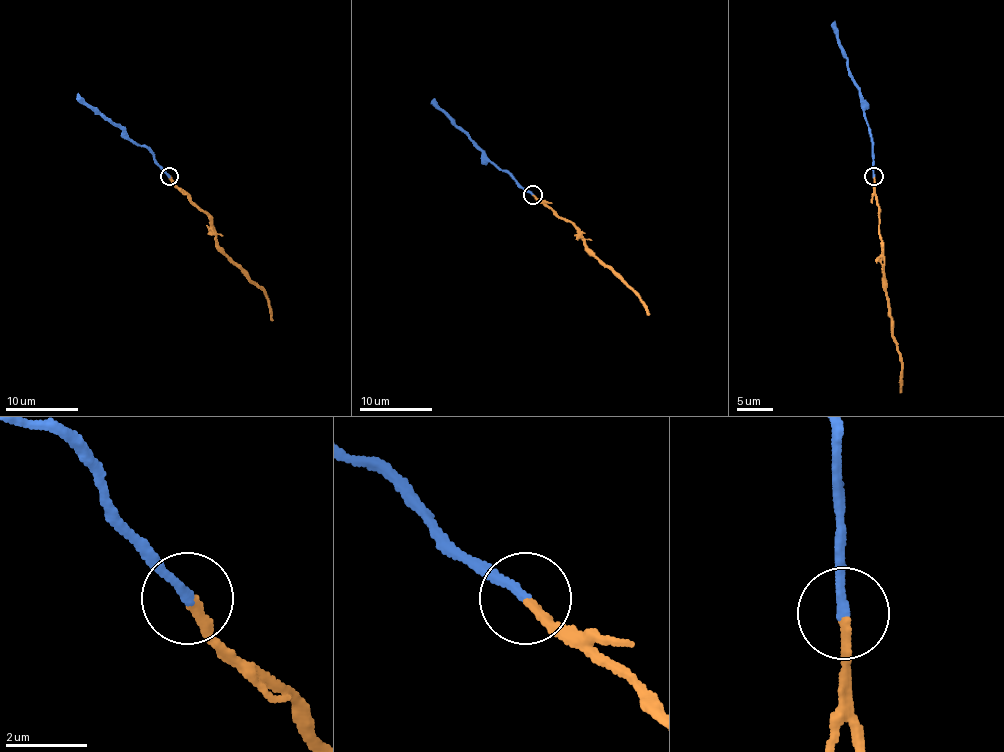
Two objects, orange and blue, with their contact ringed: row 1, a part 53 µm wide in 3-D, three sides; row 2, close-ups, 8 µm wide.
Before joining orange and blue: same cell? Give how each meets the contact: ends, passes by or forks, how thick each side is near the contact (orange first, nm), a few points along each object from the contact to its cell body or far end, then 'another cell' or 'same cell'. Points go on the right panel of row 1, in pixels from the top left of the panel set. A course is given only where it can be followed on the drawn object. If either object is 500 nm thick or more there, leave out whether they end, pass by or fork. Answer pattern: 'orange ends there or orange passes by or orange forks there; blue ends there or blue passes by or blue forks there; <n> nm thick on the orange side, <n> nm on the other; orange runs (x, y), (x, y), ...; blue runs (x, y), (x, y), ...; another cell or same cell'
orange ends there; blue ends there; 200 nm thick on the orange side, 220 nm on the other; orange runs (874, 176), (891, 337), (901, 360), (900, 392); blue runs (874, 176), (873, 144), (862, 94), (851, 77), (848, 61), (832, 21); same cell

